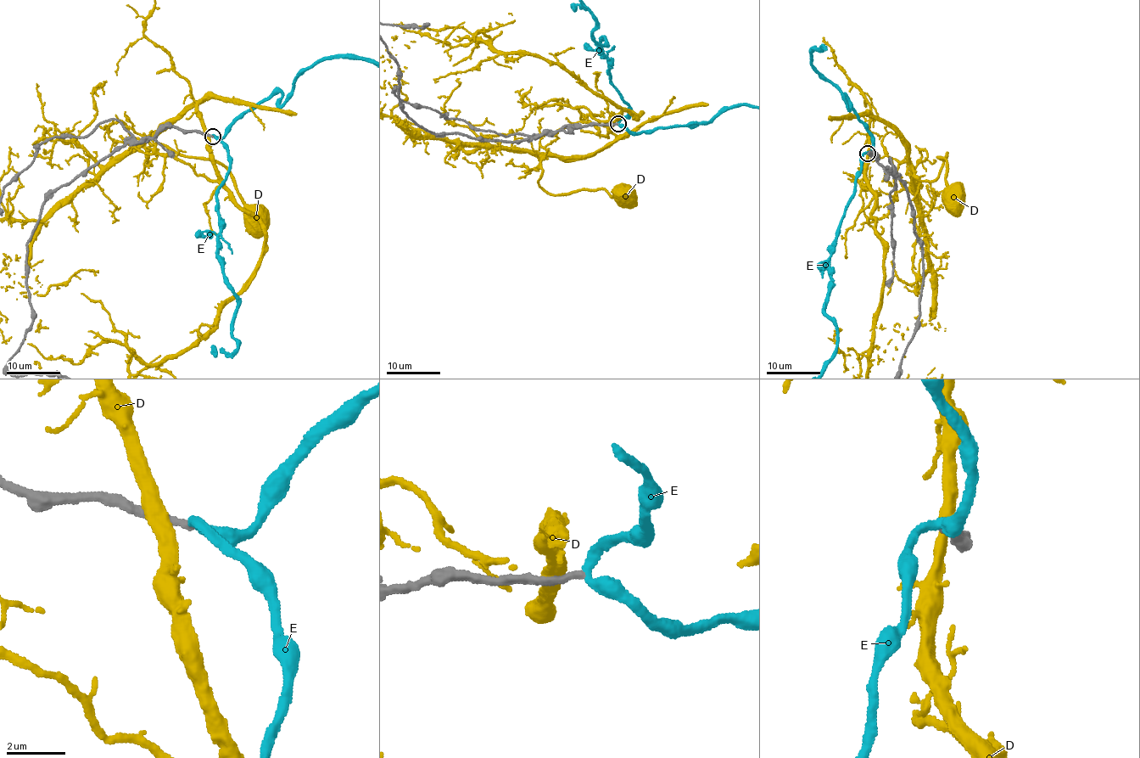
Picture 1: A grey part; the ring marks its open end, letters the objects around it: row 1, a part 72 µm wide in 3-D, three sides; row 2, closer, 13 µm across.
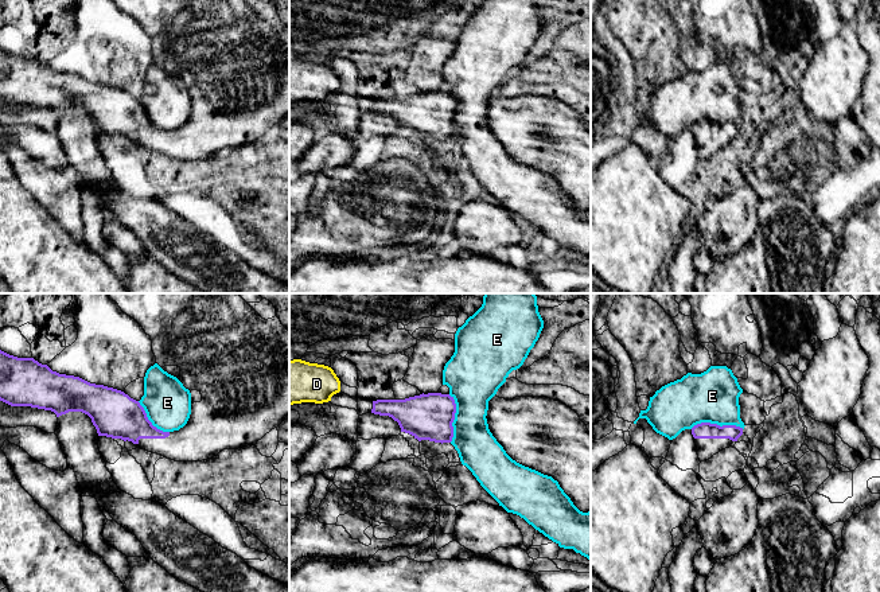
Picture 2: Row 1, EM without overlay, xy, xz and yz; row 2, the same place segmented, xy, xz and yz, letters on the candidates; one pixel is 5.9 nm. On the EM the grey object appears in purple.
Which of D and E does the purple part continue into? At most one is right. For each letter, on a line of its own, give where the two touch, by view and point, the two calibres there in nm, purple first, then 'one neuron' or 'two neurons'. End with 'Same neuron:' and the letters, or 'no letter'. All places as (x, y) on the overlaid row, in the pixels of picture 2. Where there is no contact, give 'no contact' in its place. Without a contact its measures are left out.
D: no contact | two neurons
E: yz (716, 424) | 100/300 nm | two neurons
Same neuron: no letter

